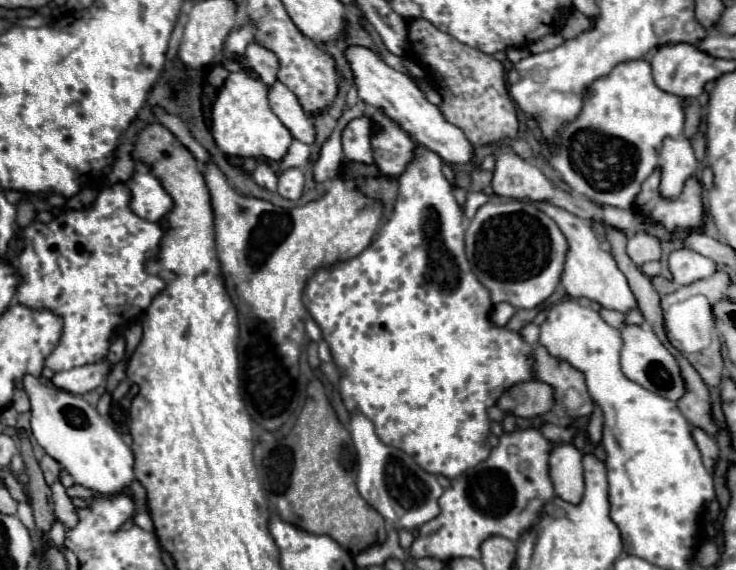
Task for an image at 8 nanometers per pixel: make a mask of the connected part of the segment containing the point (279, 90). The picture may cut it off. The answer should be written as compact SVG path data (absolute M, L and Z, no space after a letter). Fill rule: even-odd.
M276 82L268 94L272 112L280 118L280 122L292 132L292 136L308 146L316 142L316 126L298 102L298 98L282 84Z

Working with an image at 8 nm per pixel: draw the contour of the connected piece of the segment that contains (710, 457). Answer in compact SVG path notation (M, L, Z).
M692 428L692 434L694 434L694 440L700 448L700 454L702 454L702 462L706 466L706 470L710 474L714 474L714 466L716 466L716 460L720 458L720 450L718 450L718 444L714 438L710 438L708 434L702 434L702 430L698 428Z

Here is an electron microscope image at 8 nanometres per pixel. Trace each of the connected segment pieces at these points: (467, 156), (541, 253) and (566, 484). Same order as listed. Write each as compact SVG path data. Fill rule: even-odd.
M362 46L348 48L346 56L348 56L352 72L354 72L358 96L368 106L372 106L374 110L380 110L386 118L390 118L394 124L398 124L414 140L414 144L418 144L430 152L436 152L446 164L464 166L464 164L470 164L476 160L474 144L470 140L466 140L464 132L458 126L450 124L444 118L442 110L436 104L428 102L422 88L406 72L400 72L400 70L388 66L376 52L362 48Z
M490 200L478 208L466 228L466 254L478 280L492 292L492 302L536 308L560 284L568 242L556 222L538 206L518 200Z
M554 444L550 454L550 478L556 496L568 504L578 504L584 494L582 454L574 444Z

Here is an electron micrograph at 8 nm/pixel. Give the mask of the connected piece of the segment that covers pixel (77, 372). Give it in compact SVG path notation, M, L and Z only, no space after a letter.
M102 360L102 362L86 364L86 366L68 370L68 372L58 372L58 374L54 374L52 382L60 390L66 390L72 394L86 394L86 392L92 392L98 386L102 386L102 382L110 374L110 370L112 370L112 364L108 360Z

